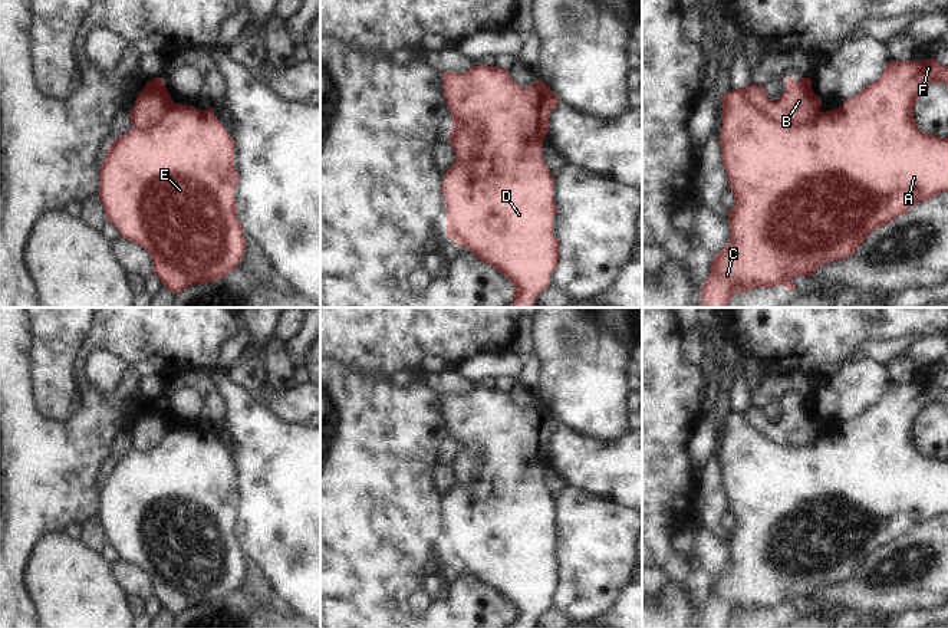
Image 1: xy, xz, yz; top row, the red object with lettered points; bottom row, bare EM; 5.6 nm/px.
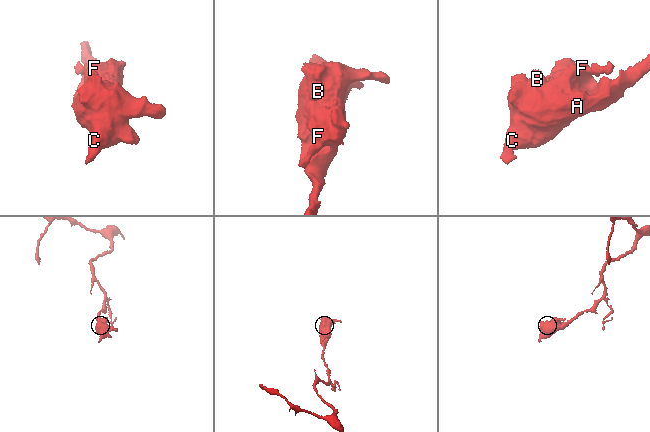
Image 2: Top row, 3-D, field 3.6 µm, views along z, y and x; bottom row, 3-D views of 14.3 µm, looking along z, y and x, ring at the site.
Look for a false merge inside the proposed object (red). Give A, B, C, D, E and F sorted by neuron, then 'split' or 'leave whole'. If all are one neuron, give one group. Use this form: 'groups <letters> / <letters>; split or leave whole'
groups A C D E F / B; split

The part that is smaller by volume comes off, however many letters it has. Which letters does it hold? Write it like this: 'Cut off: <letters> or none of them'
Cut off: B.

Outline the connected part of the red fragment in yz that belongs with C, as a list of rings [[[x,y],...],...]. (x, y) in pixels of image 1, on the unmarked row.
[[[934,379],[909,384],[891,382],[883,395],[875,404],[865,408],[858,417],[847,420],[842,428],[827,434],[819,434],[813,443],[803,445],[781,445],[773,443],[745,420],[743,410],[722,415],[722,450],[720,453],[720,468],[722,471],[722,486],[728,499],[728,512],[733,513],[735,526],[728,536],[728,565],[712,581],[708,601],[701,608],[702,622],[700,628],[728,628],[734,621],[734,614],[743,617],[760,609],[771,611],[776,608],[786,608],[794,614],[796,608],[791,604],[793,599],[814,599],[817,589],[832,583],[845,582],[855,576],[872,553],[891,545],[893,540],[903,537],[916,526],[928,523],[941,514],[948,514],[948,460],[922,454],[914,440],[914,430],[921,421],[921,414],[931,405],[948,407],[948,389],[941,388]]]

